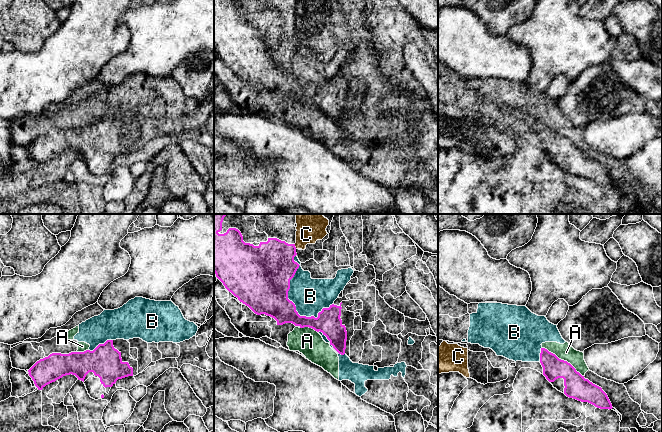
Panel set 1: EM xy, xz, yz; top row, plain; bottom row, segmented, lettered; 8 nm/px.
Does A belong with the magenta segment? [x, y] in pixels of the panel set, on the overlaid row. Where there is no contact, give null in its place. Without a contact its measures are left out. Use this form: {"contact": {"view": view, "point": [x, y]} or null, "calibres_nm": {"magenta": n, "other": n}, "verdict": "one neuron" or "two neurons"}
{"contact": {"view": "yz", "point": [563, 360]}, "calibres_nm": {"magenta": 190, "other": 140}, "verdict": "two neurons"}

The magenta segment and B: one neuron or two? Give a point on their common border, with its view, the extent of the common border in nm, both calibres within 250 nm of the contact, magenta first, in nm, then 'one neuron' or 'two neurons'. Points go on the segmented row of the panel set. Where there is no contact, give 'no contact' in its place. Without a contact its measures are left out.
meets magenta in xz at (287, 293); contact 550 nm long; 480 nm thick on the magenta side, 280 nm on the other; two neurons

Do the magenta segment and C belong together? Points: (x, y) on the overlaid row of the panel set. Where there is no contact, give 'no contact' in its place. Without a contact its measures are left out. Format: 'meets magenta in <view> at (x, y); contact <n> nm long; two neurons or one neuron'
meets magenta in xz at (294, 246); contact 40 nm long; two neurons

